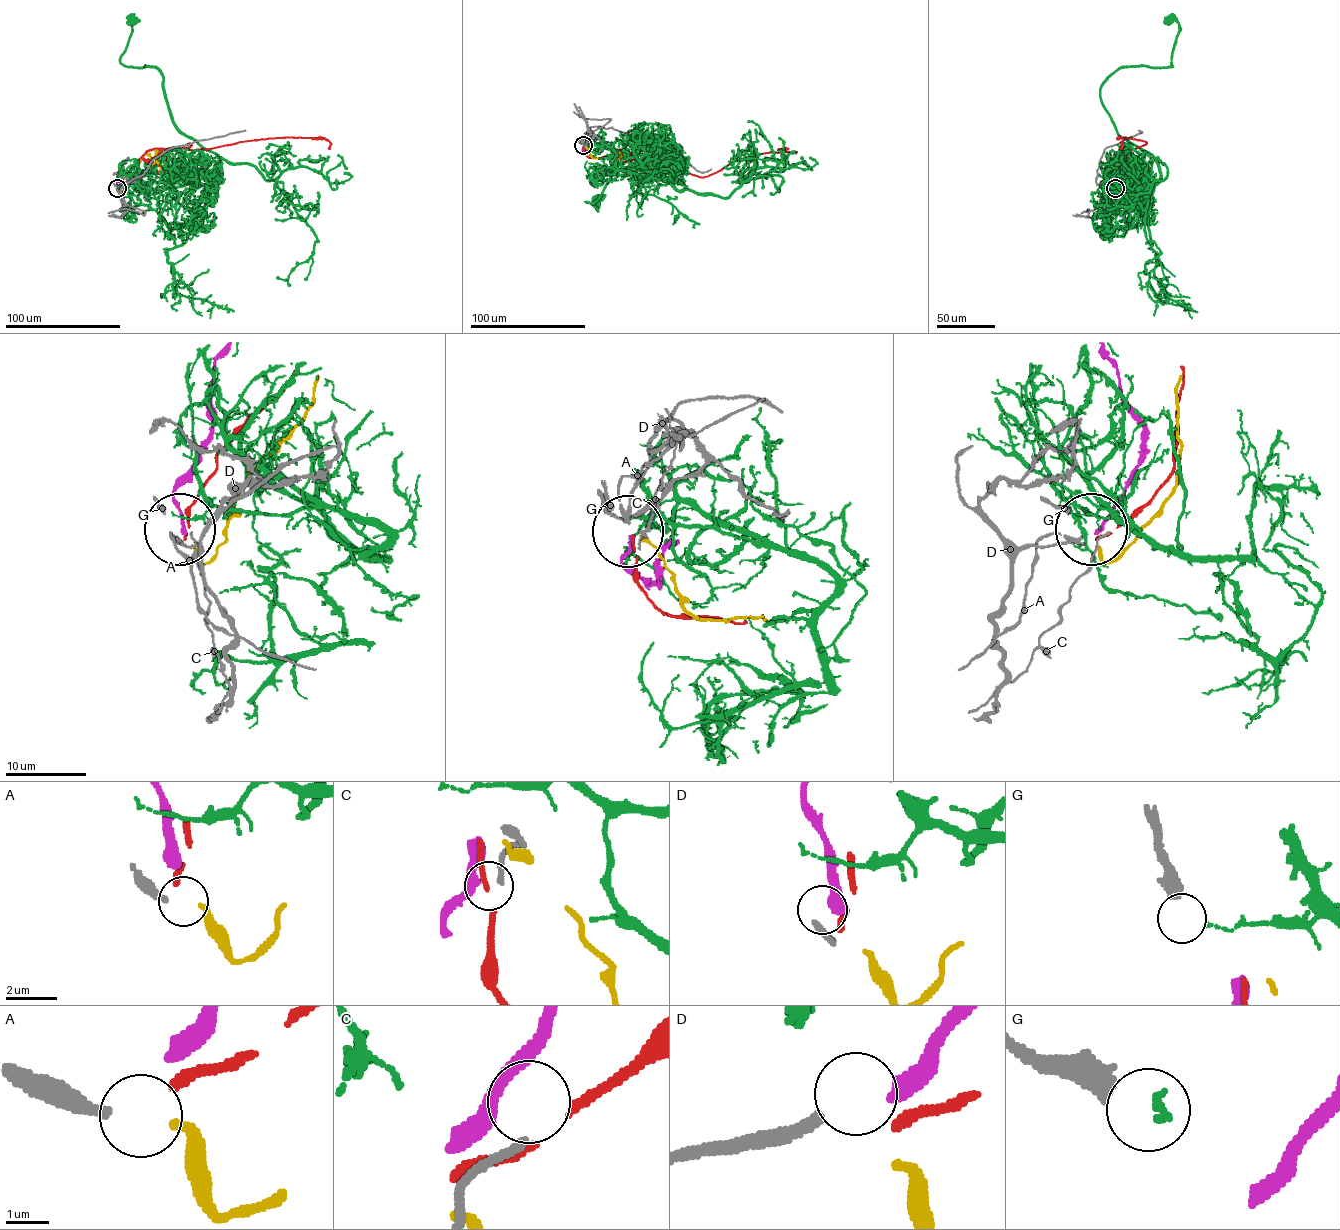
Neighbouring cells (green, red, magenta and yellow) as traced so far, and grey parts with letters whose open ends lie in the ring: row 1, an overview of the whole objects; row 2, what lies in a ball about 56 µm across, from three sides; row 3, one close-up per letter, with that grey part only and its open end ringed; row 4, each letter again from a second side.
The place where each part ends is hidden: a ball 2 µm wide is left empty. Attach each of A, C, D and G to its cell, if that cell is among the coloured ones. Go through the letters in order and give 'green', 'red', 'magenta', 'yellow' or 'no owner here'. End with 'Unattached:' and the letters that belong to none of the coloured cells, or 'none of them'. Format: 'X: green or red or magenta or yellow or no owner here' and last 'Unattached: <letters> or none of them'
A: yellow
C: no owner here
D: magenta
G: no owner here
Unattached: C, G

